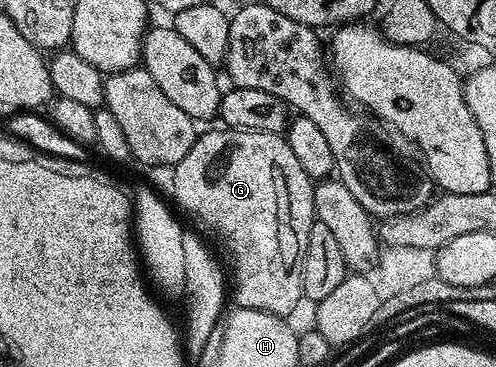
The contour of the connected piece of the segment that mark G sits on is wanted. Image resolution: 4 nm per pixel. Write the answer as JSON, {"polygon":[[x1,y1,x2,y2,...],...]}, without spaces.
{"polygon":[[222,130,223,132,207,132,196,135,195,145,189,150,189,154,185,154,185,158,181,158,181,162,177,162,173,166,175,177,171,180,171,188,175,191,175,200,179,203,178,211,180,213,188,212,197,223,203,228,208,228,211,232,216,232,223,239,223,244,227,247,227,252,231,255,230,271,235,271,235,284,233,280,233,298,235,294,235,304,241,308,252,308,253,310,261,310,268,312,274,316,284,318,290,317,290,312,298,306,299,300,304,299,303,283,301,282,301,270,303,269,303,259,305,258,305,250,309,242,309,230,315,220,314,207,294,208,291,203,294,200,306,201,313,191,313,181,311,177,305,174,305,170,301,170,301,162,297,162,297,157,293,155,293,150,289,150,286,139,277,132,245,132,242,130]]}

